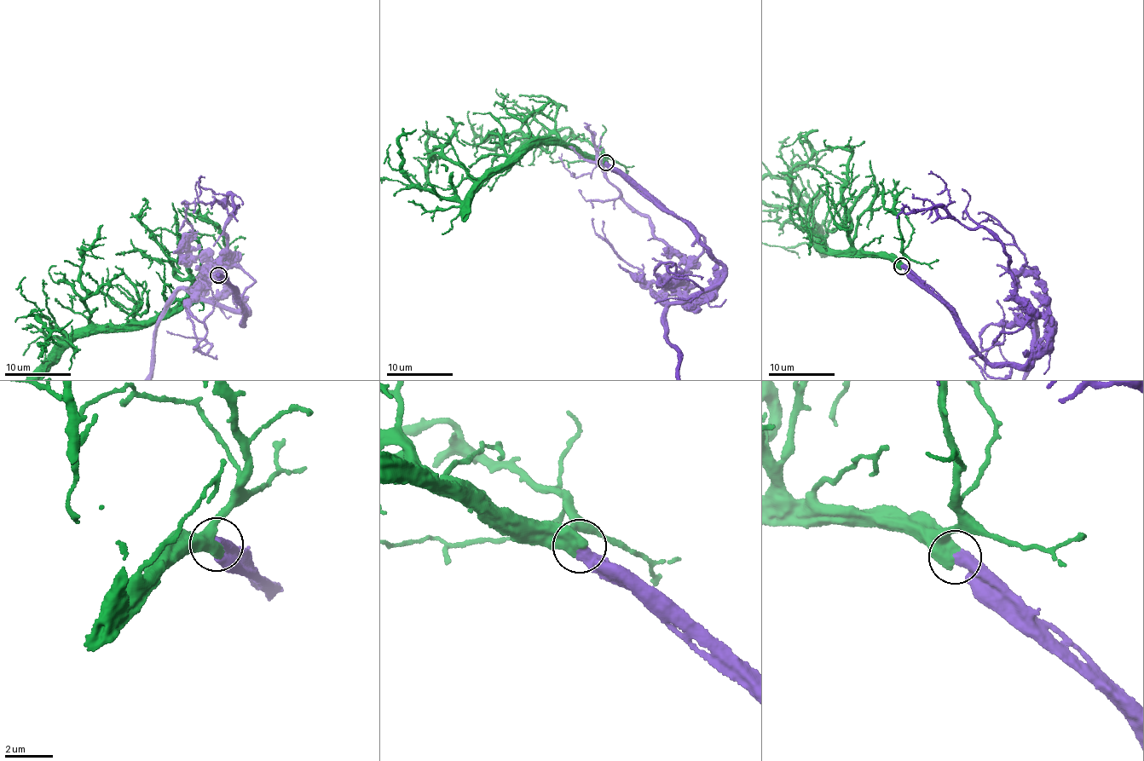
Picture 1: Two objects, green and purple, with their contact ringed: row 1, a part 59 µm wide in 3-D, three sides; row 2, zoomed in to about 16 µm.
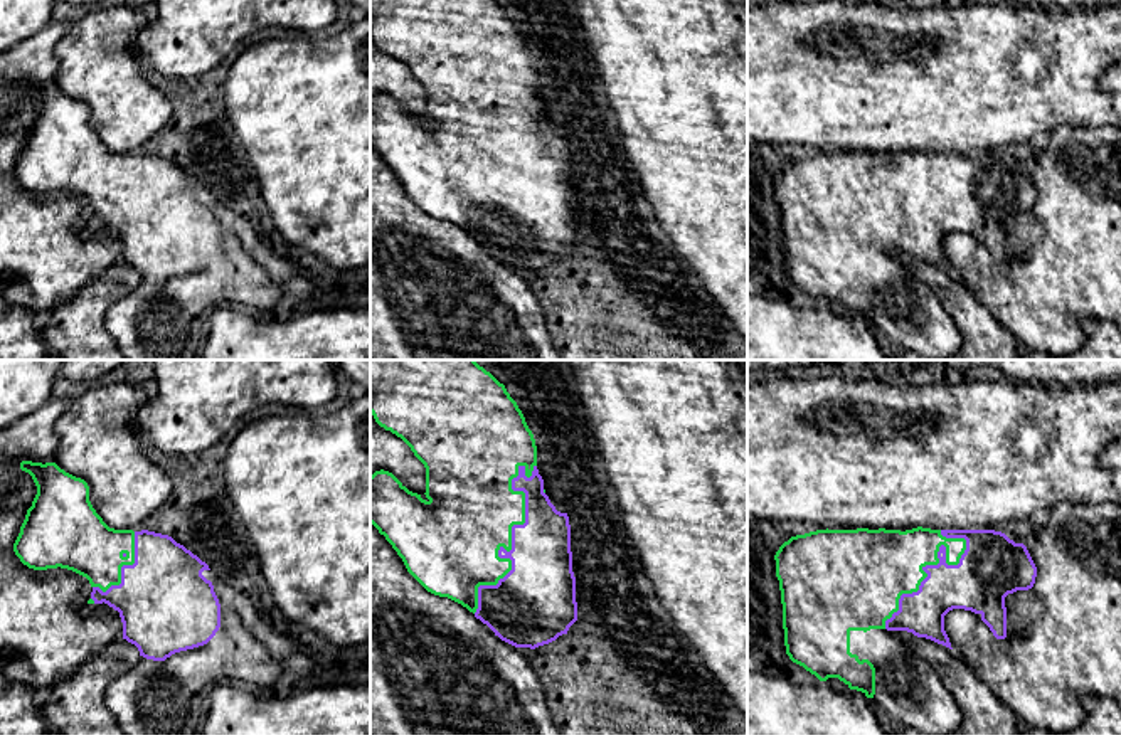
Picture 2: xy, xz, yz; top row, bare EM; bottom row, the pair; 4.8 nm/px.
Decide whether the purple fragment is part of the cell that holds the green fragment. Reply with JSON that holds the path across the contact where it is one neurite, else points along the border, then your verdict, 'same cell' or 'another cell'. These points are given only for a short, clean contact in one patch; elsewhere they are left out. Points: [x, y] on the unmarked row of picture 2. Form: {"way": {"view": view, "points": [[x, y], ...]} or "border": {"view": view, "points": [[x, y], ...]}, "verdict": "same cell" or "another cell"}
{"verdict": "same cell"}

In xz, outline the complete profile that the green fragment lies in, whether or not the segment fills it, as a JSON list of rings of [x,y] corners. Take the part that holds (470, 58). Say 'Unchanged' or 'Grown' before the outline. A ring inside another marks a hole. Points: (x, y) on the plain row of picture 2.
Grown. [[[370,0],[370,37],[375,45],[401,61],[426,91],[426,121],[409,114],[392,96],[375,94],[370,99],[370,146],[392,168],[407,195],[431,217],[448,220],[486,247],[495,259],[515,271],[549,267],[567,257],[577,244],[576,200],[572,195],[571,148],[567,136],[560,136],[544,116],[544,103],[537,93],[537,69],[522,34],[505,8],[495,0]]]

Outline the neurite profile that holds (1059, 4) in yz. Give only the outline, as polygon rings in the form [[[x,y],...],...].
[[[1008,0],[1013,5],[1033,5],[1033,7],[1055,7],[1064,10],[1072,8],[1091,8],[1091,7],[1101,7],[1101,5],[1114,5],[1121,0]]]

